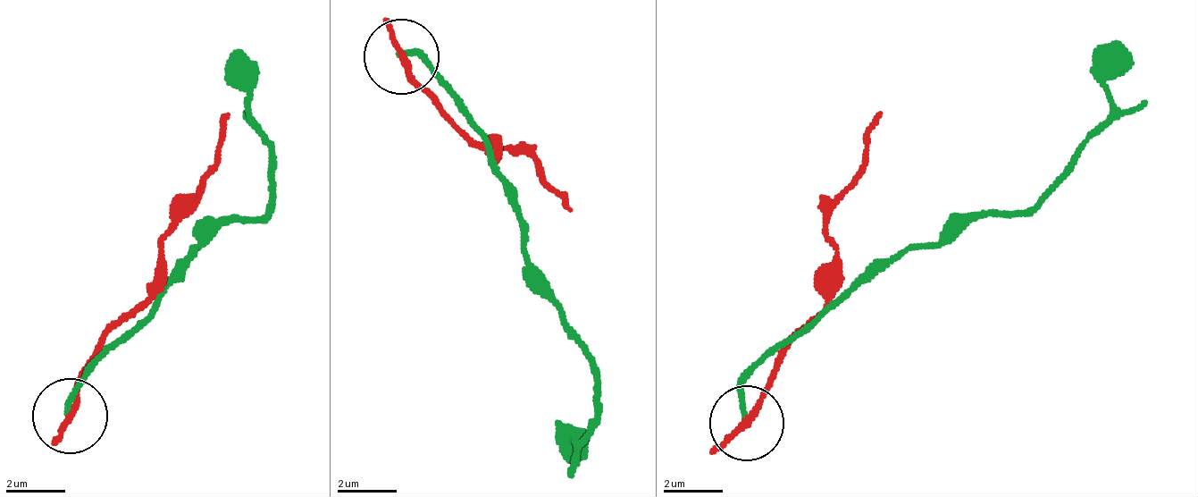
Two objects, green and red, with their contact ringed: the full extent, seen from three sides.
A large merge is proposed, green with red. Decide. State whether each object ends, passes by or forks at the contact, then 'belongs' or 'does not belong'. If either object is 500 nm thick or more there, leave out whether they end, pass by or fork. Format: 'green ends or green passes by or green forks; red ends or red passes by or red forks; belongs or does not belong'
green ends; red passes by; does not belong

